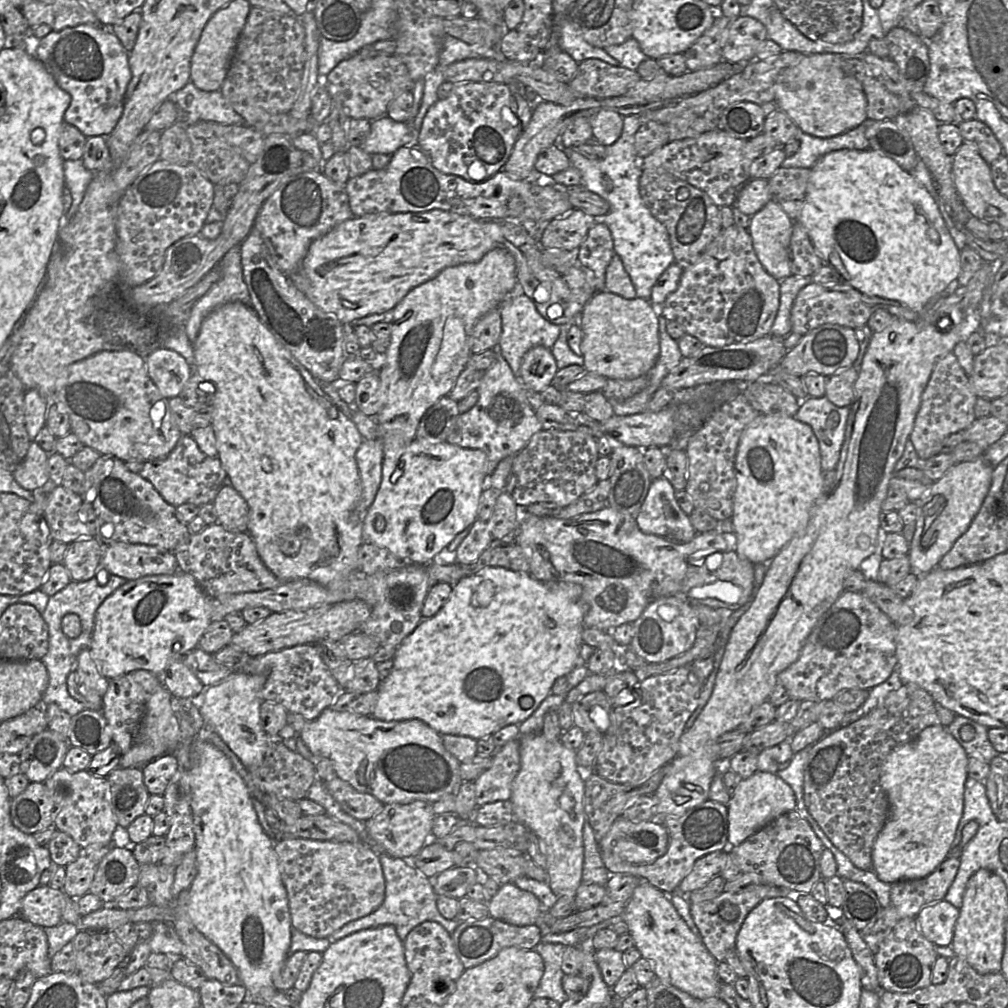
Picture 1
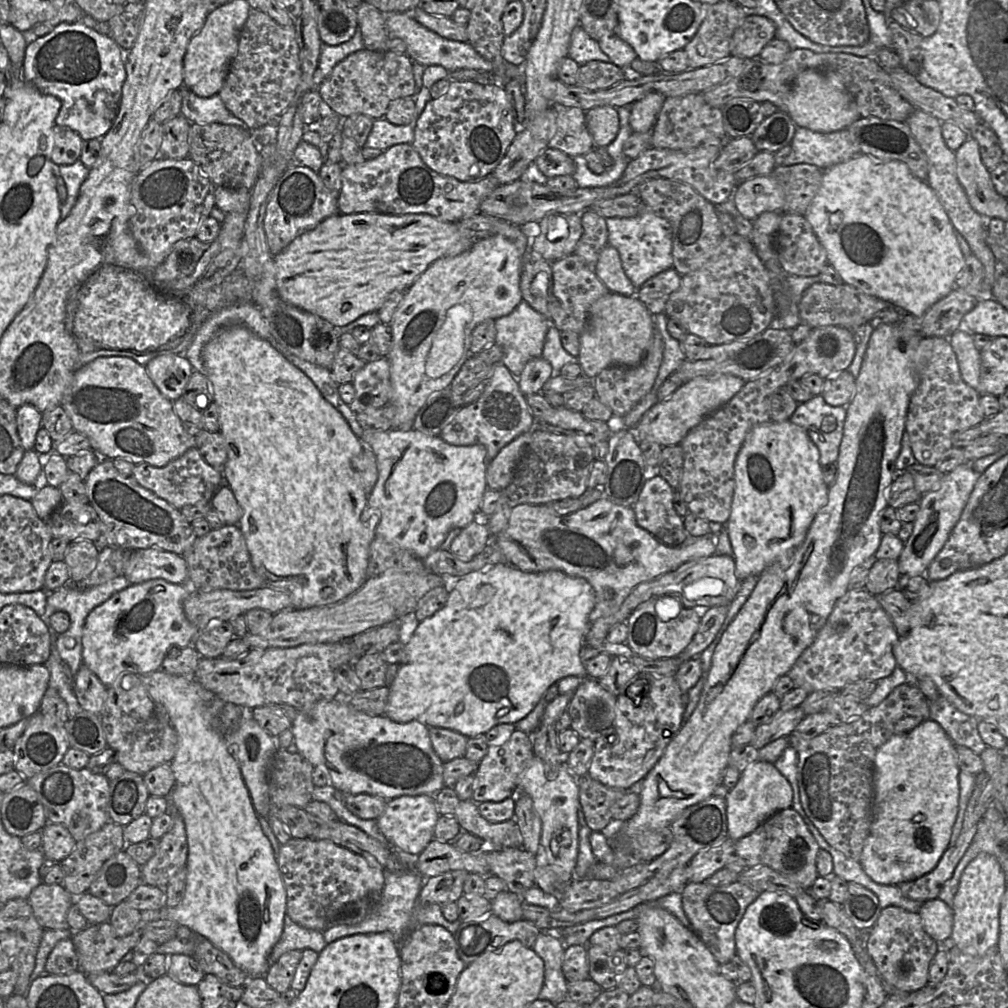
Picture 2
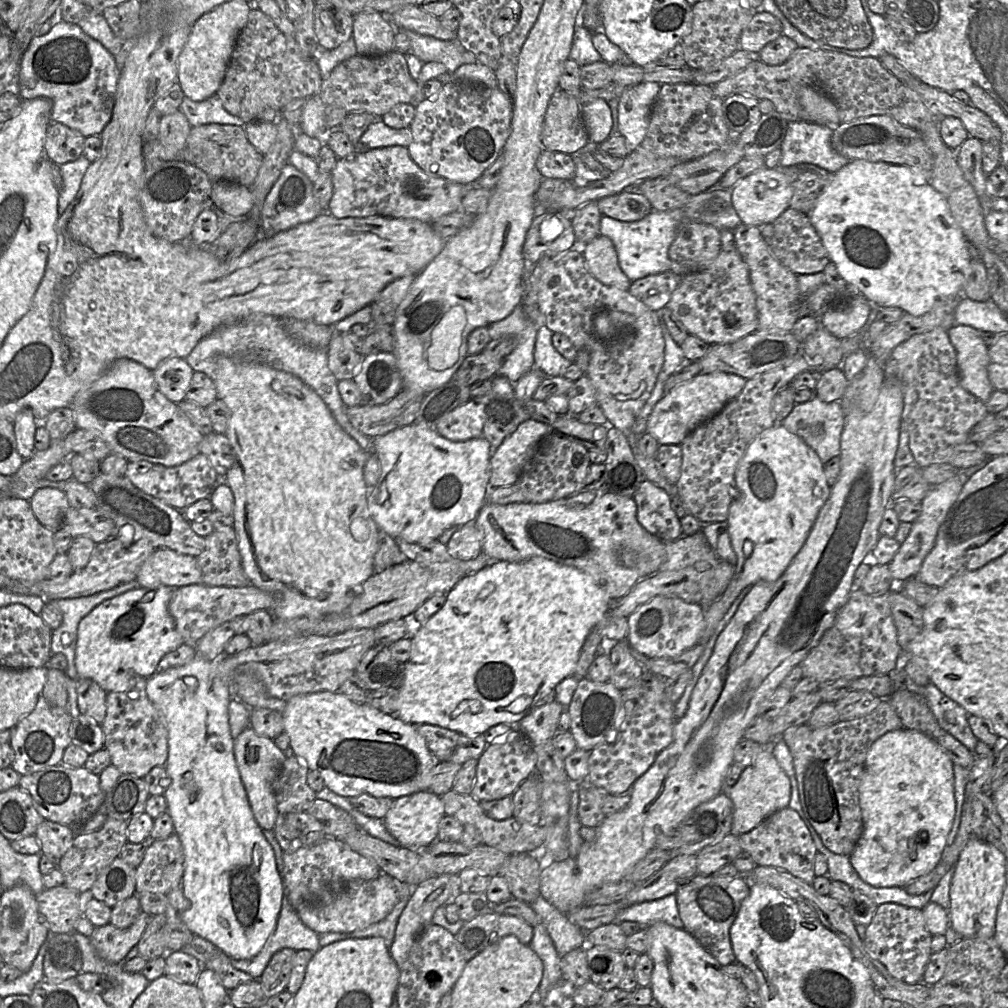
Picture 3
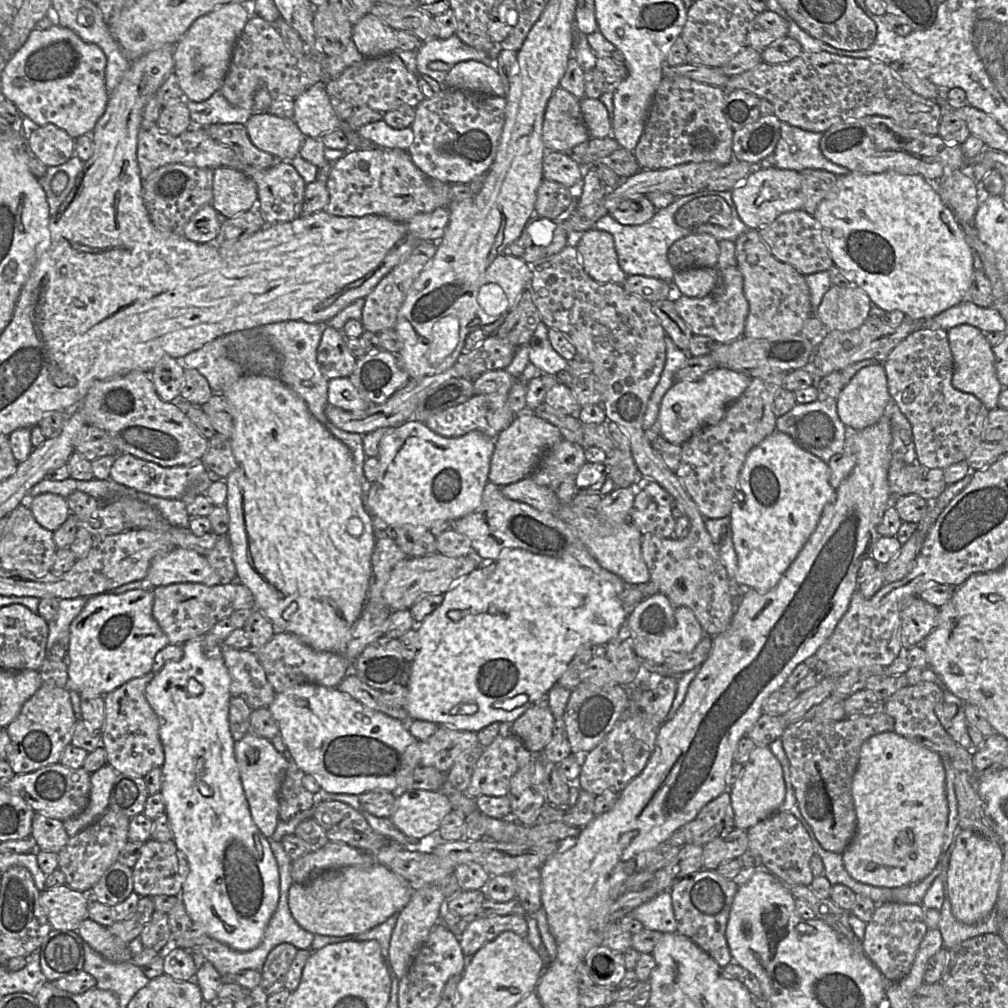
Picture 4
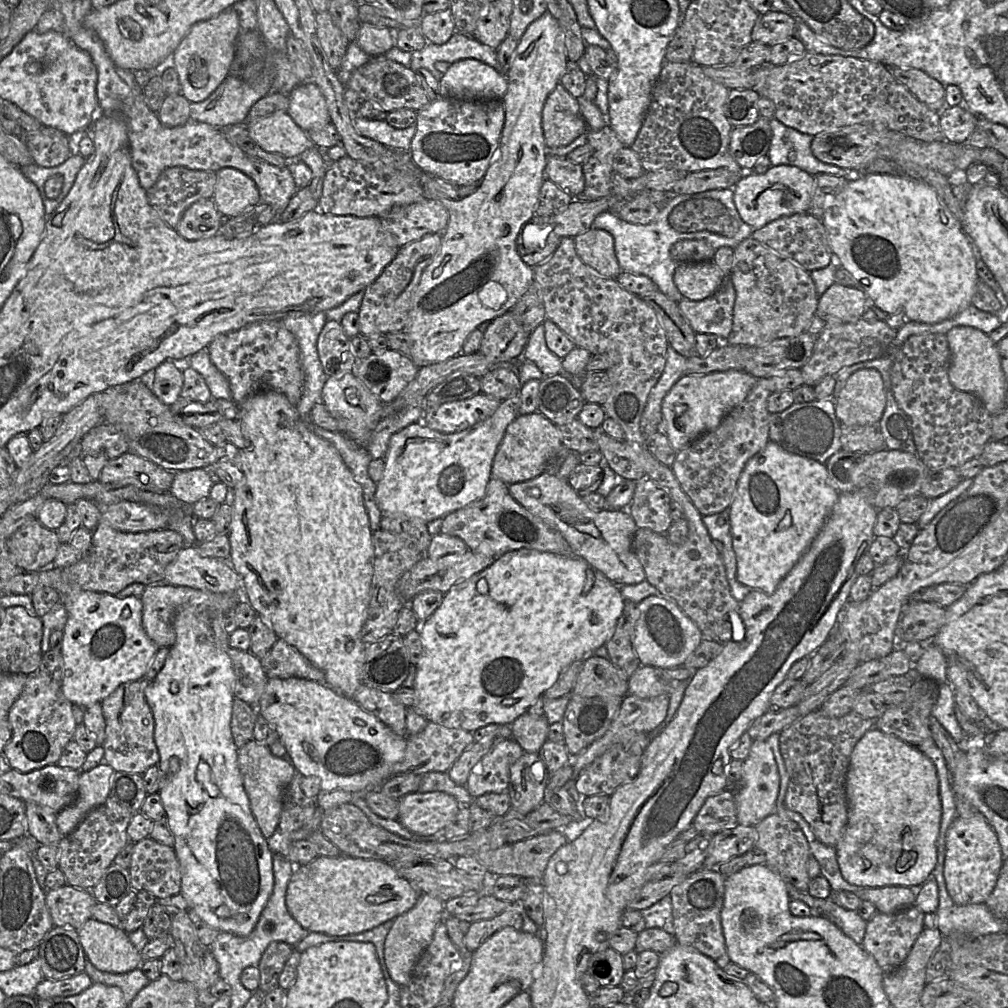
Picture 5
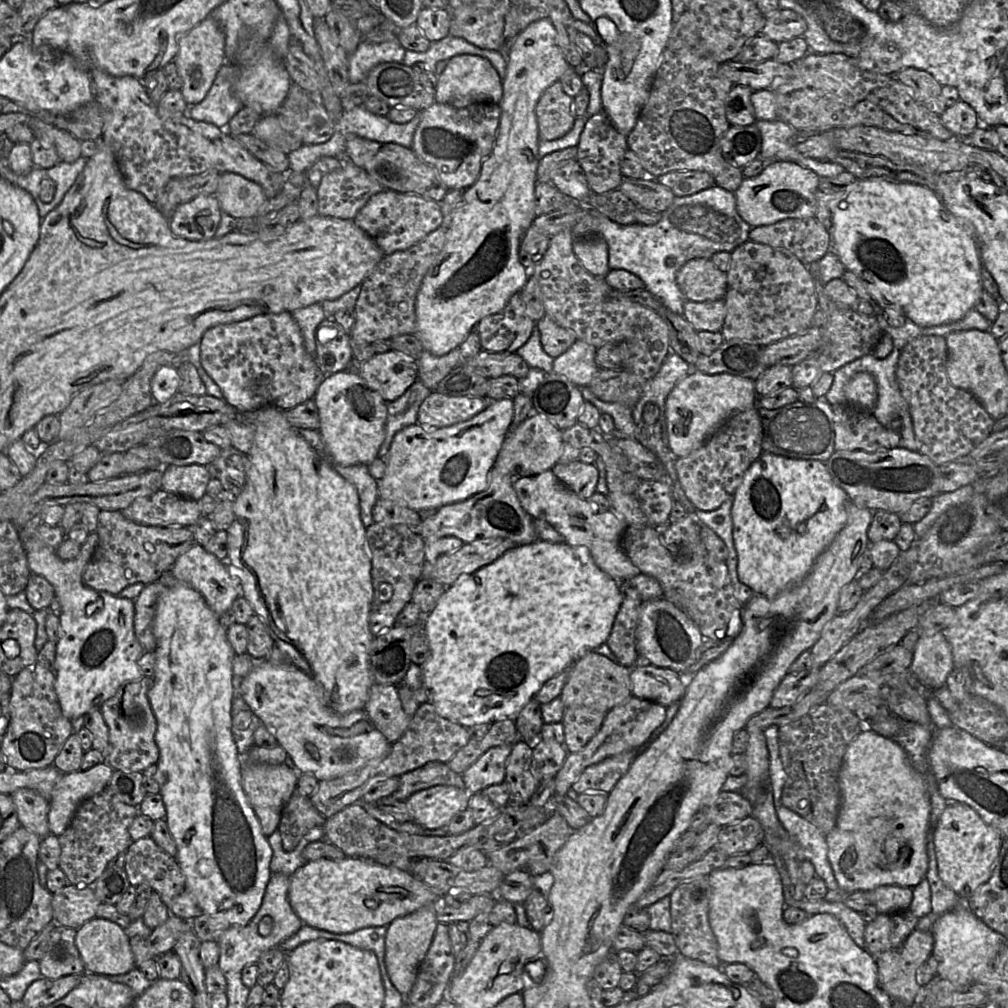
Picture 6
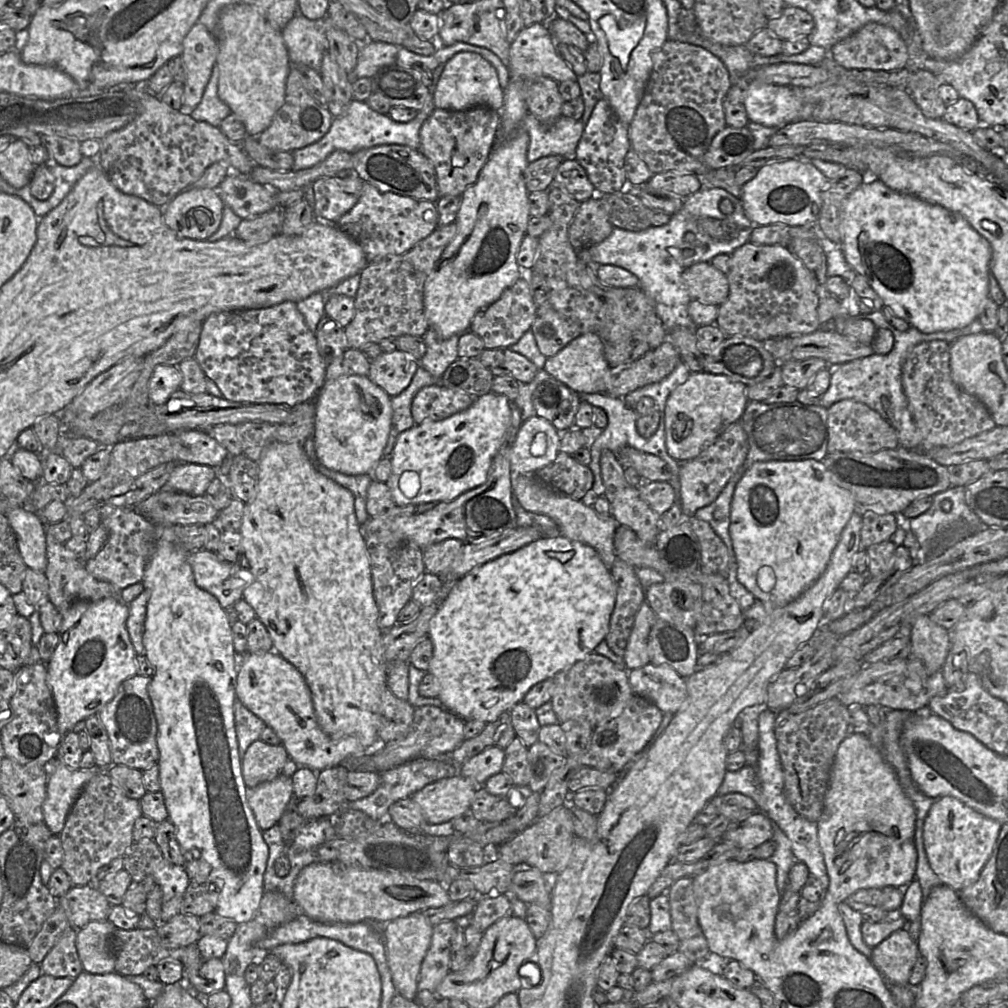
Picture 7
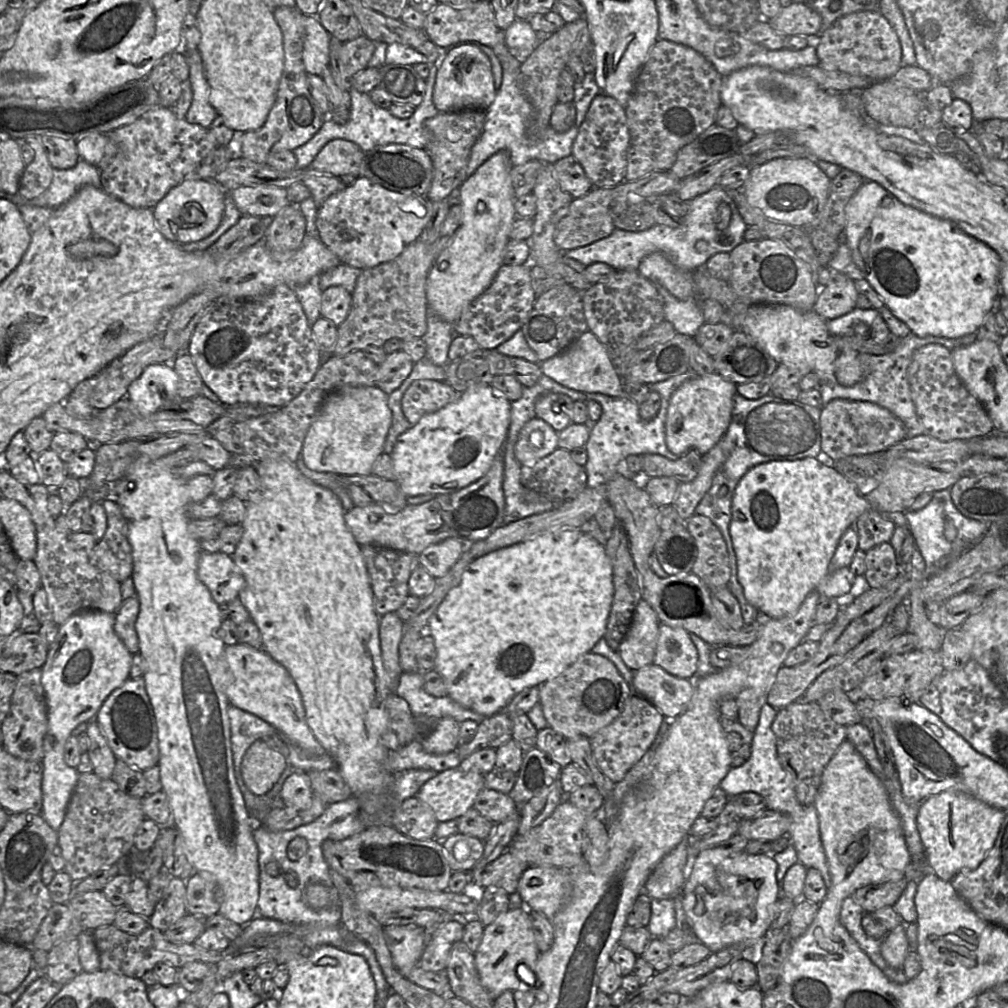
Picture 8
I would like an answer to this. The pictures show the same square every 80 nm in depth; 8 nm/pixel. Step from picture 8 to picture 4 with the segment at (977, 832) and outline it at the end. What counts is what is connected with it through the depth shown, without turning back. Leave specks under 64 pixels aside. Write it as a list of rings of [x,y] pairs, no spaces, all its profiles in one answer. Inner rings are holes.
[[[959,830],[955,836],[944,882],[954,917],[968,925],[975,924],[995,909],[1000,888],[1003,853],[1000,843],[969,830]]]

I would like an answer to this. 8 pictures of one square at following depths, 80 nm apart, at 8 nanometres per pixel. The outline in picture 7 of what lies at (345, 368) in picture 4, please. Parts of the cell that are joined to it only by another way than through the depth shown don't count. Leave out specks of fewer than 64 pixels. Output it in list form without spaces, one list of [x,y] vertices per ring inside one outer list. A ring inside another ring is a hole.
[[[324,316],[319,321],[314,335],[319,354],[326,365],[349,349],[344,328],[328,316]]]

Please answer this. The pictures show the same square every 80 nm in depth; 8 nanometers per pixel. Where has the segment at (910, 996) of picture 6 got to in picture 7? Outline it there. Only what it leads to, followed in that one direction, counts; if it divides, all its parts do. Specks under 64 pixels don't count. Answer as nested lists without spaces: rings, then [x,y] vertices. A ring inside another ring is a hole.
[[[903,928],[873,948],[871,961],[885,980],[904,985],[909,983],[920,955],[918,942]]]

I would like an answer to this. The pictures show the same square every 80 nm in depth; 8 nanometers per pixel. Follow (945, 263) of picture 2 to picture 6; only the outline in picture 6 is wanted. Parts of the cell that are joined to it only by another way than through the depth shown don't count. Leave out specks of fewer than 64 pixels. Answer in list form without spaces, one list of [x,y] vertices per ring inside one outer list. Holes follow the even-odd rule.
[[[882,177],[857,179],[832,201],[832,226],[829,232],[832,243],[831,251],[838,255],[846,270],[853,272],[862,280],[867,291],[877,301],[878,305],[884,310],[903,315],[906,320],[910,320],[920,327],[946,325],[961,320],[970,310],[974,309],[984,290],[981,280],[983,264],[974,226],[971,222],[951,213],[945,207],[940,196],[926,186],[911,182],[893,182]]]

